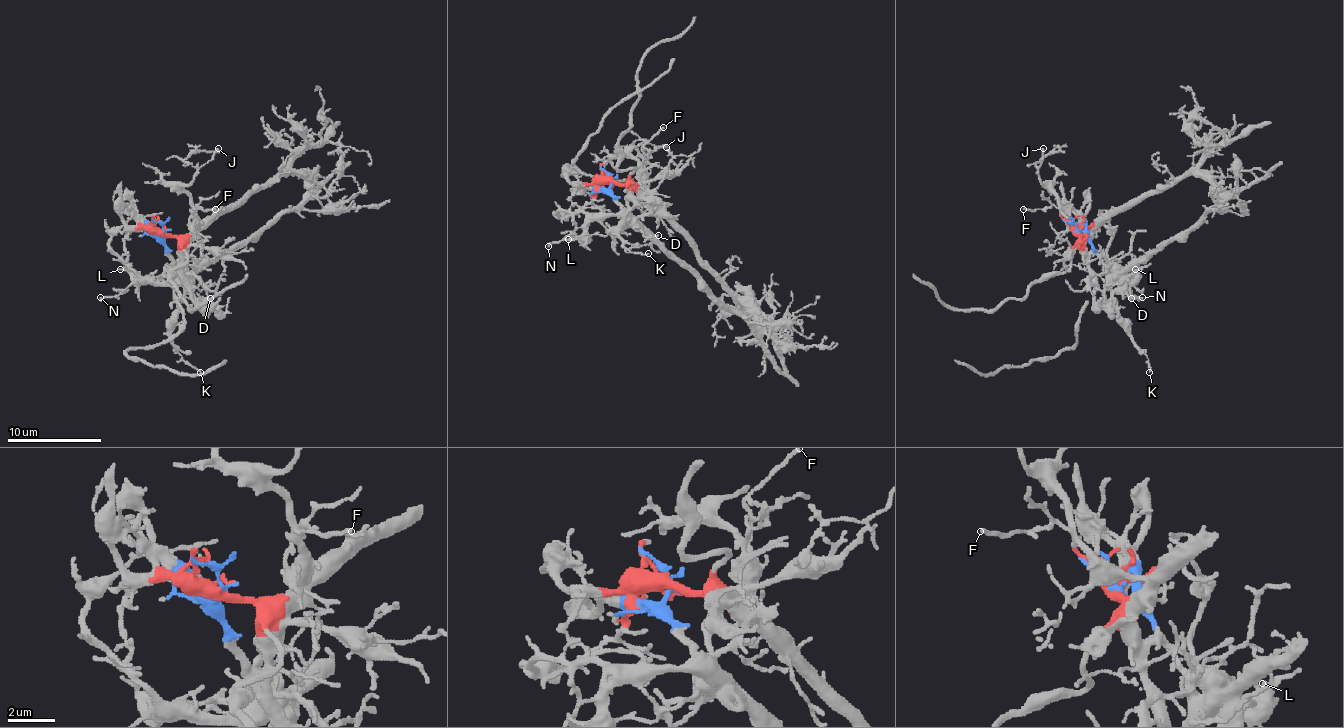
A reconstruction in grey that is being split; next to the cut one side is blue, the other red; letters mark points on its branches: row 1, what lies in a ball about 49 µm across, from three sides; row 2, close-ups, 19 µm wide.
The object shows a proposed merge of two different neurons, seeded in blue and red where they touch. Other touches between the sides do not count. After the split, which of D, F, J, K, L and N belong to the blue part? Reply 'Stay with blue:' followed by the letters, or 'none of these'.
Stay with blue: D, K, L, N

